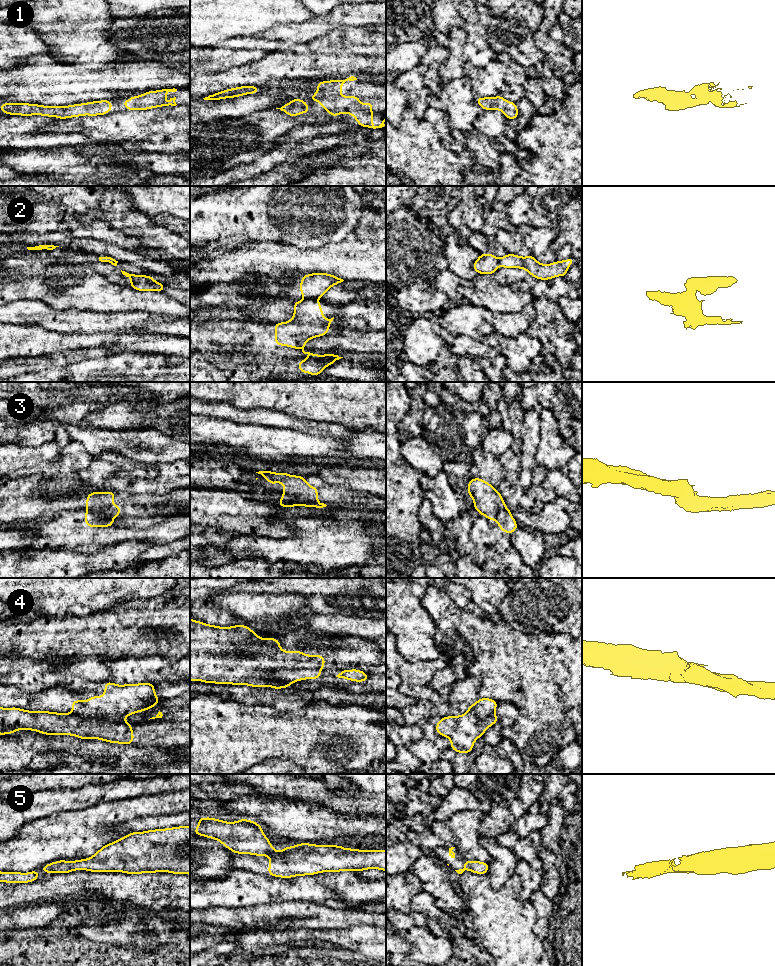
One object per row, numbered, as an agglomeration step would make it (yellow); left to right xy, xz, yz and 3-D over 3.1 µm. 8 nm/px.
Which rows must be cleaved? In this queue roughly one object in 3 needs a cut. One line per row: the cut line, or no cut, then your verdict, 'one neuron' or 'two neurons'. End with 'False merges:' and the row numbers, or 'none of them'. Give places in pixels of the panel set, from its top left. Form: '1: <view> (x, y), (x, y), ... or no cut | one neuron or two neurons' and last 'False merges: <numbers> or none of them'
1: no cut | one neuron
2: xz (306, 297), (313, 299) | two neurons
3: xz (283, 493), (294, 497), (311, 498), (317, 502) | two neurons
4: xz (320, 668), (277, 668), (271, 675) | two neurons
5: no cut | one neuron
False merges: 2, 3, 4

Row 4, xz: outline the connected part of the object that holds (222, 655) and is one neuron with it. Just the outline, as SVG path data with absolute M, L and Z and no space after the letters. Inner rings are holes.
M190 618L190 681L282 689L290 684L272 676L277 669L323 669L325 658L283 651L277 638L260 638L246 625L219 627Z

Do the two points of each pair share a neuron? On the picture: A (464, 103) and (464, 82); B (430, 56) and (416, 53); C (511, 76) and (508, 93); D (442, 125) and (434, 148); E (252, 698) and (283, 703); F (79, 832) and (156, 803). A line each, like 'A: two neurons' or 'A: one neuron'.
A: one neuron
B: two neurons
C: one neuron
D: two neurons
E: one neuron
F: one neuron

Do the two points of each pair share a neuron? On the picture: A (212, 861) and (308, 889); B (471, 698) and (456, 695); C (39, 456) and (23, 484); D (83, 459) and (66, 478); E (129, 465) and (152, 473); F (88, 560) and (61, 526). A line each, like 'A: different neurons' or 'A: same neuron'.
A: different neurons
B: same neuron
C: different neurons
D: same neuron
E: same neuron
F: different neurons

